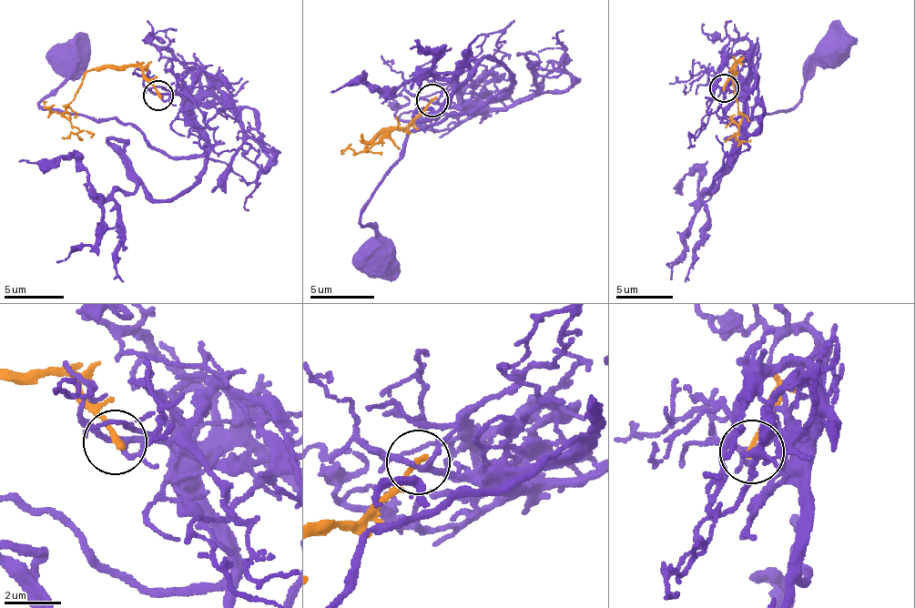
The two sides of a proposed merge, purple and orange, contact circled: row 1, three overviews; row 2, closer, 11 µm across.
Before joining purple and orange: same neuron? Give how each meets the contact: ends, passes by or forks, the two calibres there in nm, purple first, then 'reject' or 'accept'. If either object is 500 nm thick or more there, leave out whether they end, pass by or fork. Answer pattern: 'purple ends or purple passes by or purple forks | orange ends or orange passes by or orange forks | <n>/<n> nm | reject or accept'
purple forks | orange ends | 160/190 nm | reject

